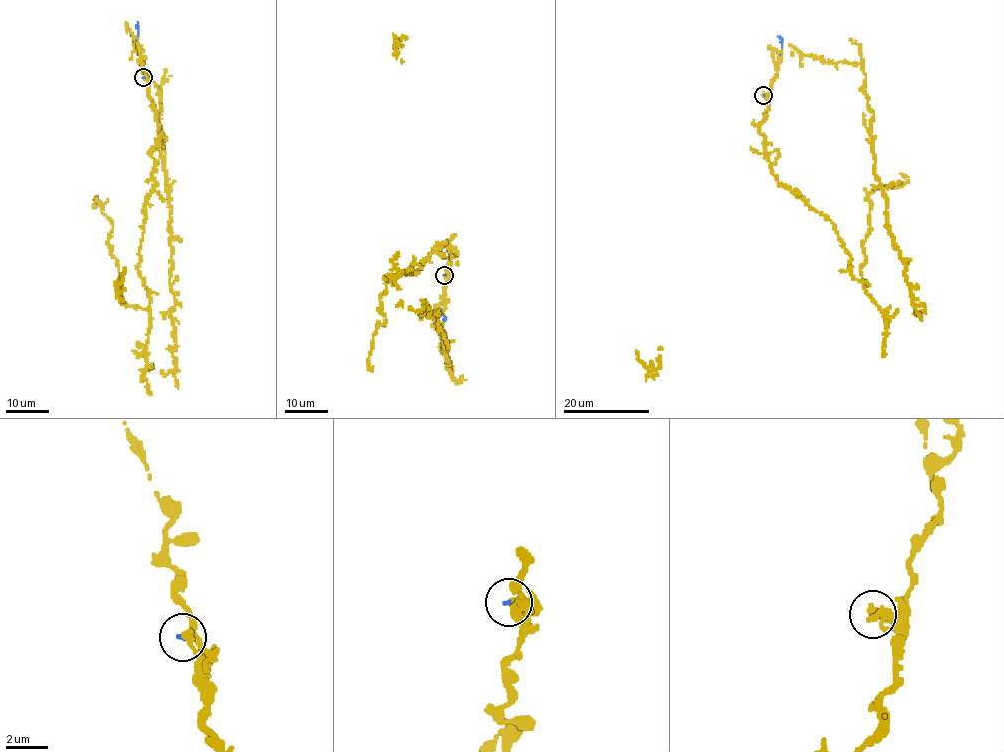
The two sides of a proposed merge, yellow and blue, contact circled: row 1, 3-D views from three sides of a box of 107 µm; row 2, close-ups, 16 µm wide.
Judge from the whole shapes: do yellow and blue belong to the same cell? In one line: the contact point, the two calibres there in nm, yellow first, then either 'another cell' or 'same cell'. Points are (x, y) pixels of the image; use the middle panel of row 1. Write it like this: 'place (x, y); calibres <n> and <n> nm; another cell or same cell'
place (444, 275); calibres 360 and 130 nm; same cell

